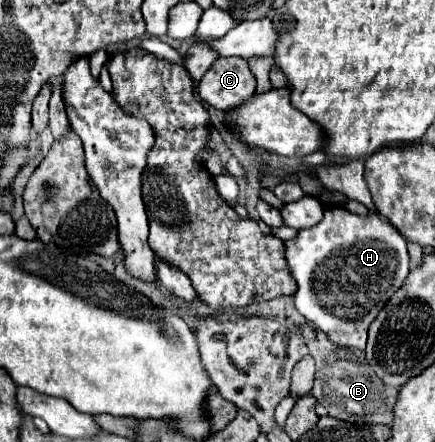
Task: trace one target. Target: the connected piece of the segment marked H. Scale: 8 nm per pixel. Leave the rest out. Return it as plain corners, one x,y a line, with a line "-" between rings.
327,206
325,216
317,226
301,230
293,240
285,240
285,260
297,282
297,292
293,294
295,308
319,330
323,330
333,344
359,350
365,350
369,324
377,318
377,312
403,284
409,272
407,242
391,222
381,218
377,212
357,216
341,206

